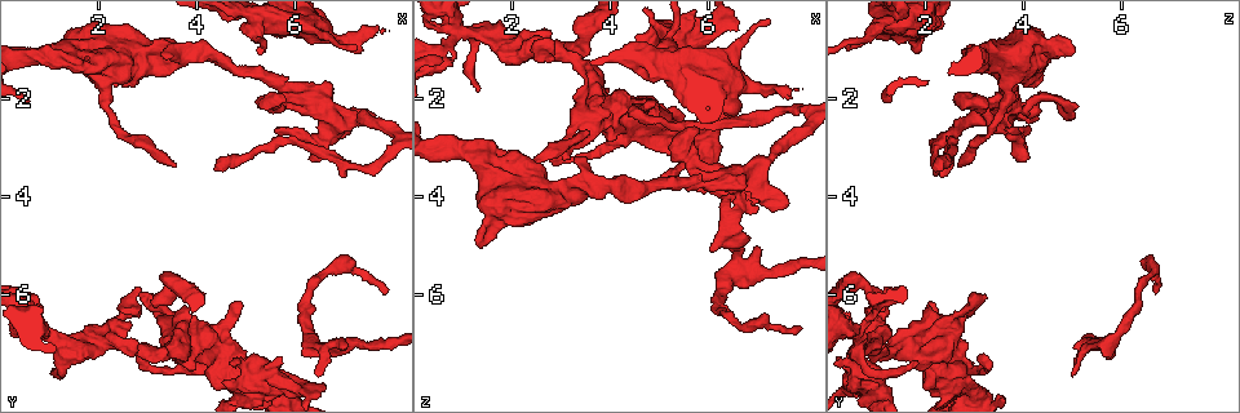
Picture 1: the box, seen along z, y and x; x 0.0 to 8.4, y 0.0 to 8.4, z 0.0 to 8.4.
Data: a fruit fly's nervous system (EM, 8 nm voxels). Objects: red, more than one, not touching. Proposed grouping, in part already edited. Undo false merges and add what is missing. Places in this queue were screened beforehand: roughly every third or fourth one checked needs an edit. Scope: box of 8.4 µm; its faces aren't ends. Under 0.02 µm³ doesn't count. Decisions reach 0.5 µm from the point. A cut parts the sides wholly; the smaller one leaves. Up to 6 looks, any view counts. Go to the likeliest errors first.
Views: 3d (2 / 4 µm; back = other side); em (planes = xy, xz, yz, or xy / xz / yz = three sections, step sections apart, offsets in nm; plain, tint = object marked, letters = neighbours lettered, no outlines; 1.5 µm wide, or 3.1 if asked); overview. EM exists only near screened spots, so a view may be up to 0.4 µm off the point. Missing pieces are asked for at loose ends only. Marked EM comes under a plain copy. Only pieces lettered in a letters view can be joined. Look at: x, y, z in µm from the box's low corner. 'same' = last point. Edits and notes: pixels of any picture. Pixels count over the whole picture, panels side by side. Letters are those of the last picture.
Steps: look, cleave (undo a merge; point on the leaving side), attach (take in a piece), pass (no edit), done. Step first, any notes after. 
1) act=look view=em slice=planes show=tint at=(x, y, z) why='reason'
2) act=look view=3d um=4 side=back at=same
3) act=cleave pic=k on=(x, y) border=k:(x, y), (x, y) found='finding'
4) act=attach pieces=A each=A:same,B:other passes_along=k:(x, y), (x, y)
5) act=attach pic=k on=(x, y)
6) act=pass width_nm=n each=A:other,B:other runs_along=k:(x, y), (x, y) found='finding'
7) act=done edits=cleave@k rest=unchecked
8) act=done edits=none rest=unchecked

act=look view=3d um=2 at=(6.10, 2.15, 5.10) why='free end'

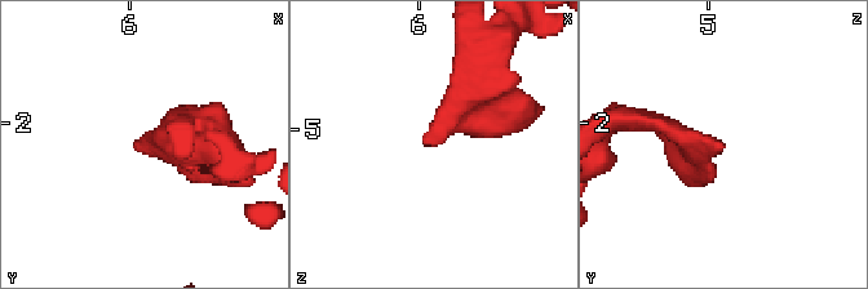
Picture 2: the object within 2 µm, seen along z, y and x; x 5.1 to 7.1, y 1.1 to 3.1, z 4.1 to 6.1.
act=look view=em slice=planes show=letters at=(6.12, 2.16, 5.12) why='shape alone is not enough'

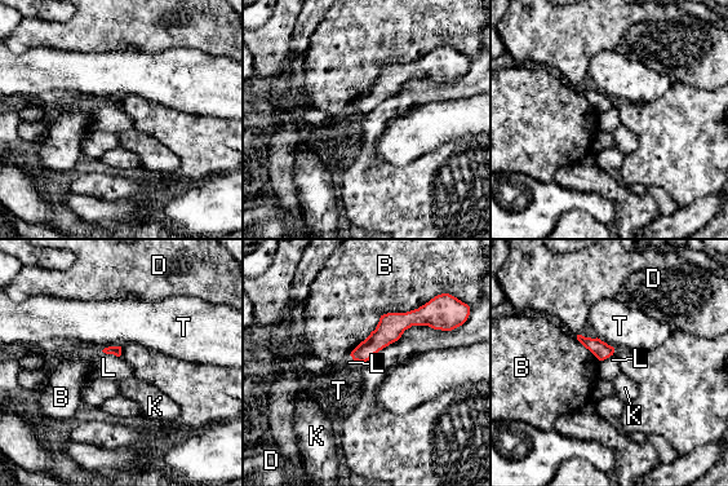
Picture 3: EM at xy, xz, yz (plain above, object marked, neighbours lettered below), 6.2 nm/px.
act=pass each=B:other,D:other,K:other,L:other,T:other runs_along=3:(427, 319), (395, 323), (355, 356) found='no lettered piece goes on from it'

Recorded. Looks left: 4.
act=look view=em um=3.1 slice=yz step=8 show=tint at=(7.75, 0.60, 1.85) why='branch stops here'

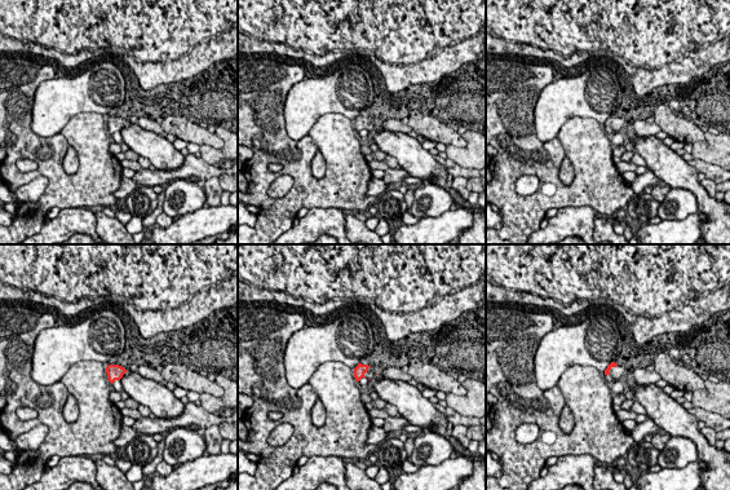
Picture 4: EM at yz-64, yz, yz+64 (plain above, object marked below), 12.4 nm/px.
act=look view=em um=3.1 slice=planes show=letters at=same why='cut it another way'

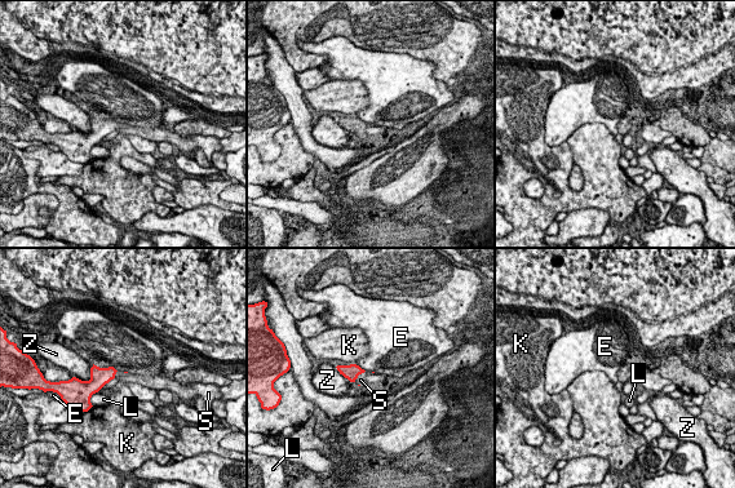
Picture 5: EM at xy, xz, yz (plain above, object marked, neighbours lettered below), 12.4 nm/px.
act=attach pieces=S each=E:other,K:other,L:other,S:same,Z:other found='the neuron continues'

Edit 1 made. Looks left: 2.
act=done edits=attach@5 rest=unchecked

